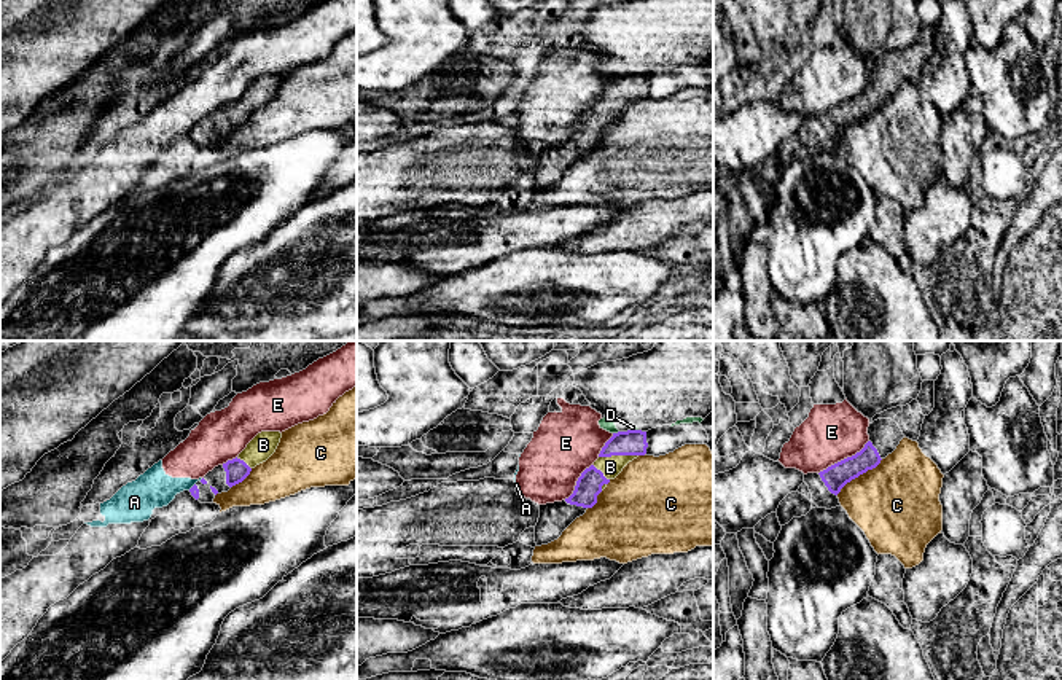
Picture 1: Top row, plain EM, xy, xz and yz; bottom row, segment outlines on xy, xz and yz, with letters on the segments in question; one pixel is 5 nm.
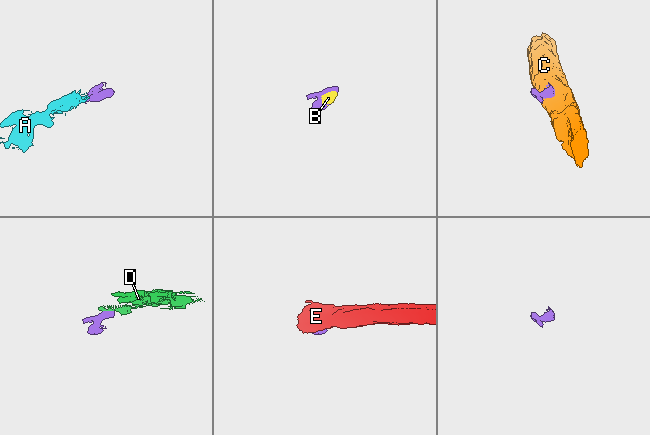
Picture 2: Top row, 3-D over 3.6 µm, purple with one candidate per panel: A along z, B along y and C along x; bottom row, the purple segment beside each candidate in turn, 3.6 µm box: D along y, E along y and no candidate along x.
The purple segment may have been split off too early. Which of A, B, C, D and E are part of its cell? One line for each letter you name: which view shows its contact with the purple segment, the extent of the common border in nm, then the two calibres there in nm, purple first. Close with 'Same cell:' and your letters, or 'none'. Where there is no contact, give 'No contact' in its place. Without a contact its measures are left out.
B: Touches purple in xz. Shared border 200 nm. Thickness 130 nm (purple) against 100 nm
Same cell: B

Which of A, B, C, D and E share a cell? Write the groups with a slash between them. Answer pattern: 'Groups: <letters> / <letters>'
Groups: A E / B / C / D

